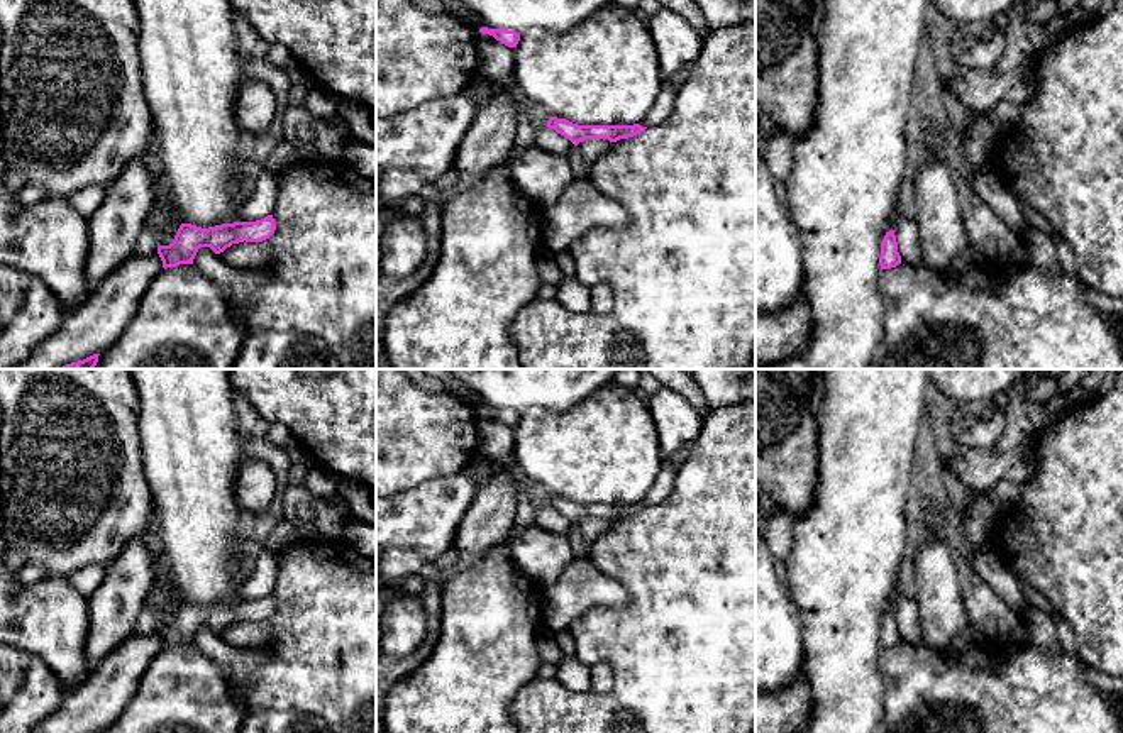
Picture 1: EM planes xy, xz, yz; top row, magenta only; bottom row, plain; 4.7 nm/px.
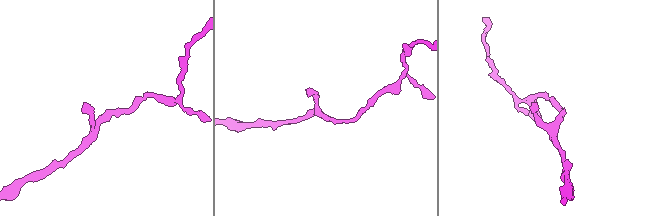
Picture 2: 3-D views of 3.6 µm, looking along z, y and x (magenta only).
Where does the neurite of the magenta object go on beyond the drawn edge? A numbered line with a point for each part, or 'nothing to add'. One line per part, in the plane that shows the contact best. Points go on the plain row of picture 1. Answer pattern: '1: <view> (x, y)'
nothing to add

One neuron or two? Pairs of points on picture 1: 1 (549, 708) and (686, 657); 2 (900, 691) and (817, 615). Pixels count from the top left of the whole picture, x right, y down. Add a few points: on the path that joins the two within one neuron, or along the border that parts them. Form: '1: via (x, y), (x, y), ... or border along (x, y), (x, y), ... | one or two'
1: via (583, 708), (639, 705), (652, 691) | one
2: border along (879, 649), (881, 715) | two

